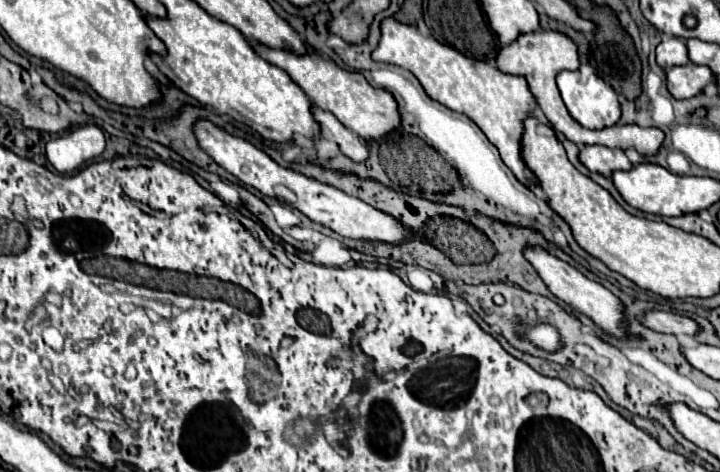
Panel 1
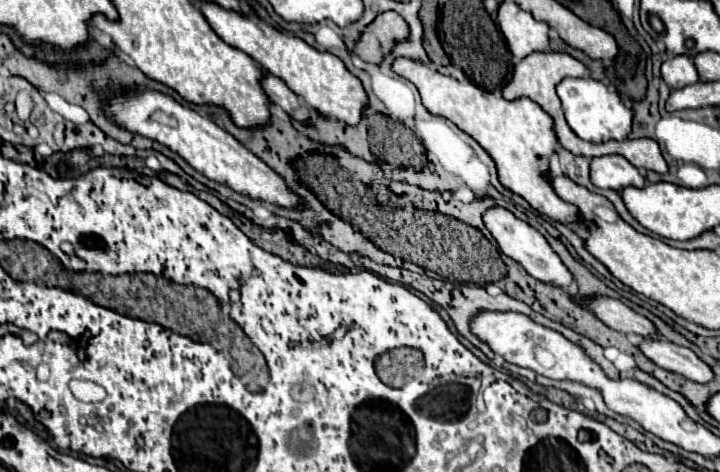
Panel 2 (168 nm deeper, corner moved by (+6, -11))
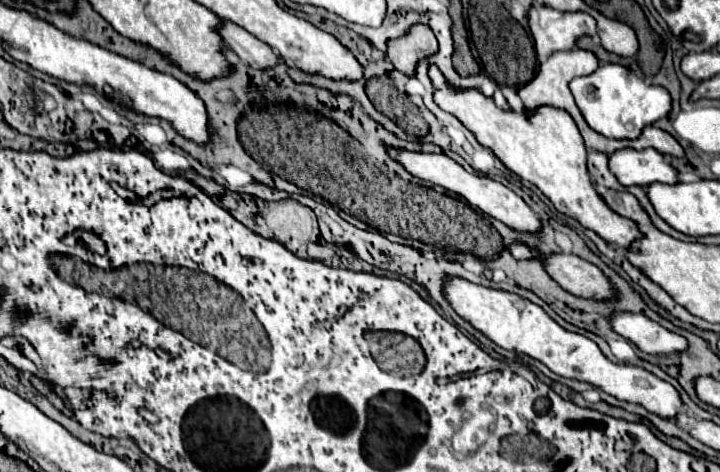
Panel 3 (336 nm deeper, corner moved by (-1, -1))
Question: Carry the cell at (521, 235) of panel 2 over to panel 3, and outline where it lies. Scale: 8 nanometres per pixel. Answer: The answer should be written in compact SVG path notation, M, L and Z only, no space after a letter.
M389 149L389 155L395 161L399 161L411 175L415 175L427 183L441 185L441 187L465 197L473 207L481 209L483 213L487 213L493 219L499 219L501 223L505 223L509 229L517 231L517 233L541 233L541 229L543 229L541 219L533 213L533 209L517 193L513 193L509 187L505 187L493 179L481 177L475 173L467 173L461 165L457 165L445 153L409 153L409 151Z

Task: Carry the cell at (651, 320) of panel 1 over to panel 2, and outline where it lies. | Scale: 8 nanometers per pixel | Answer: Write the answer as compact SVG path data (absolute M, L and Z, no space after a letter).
M570 295L574 303L580 307L586 307L590 313L594 313L602 323L606 323L610 329L620 333L636 333L642 337L658 339L656 327L636 311L632 311L628 305L624 305L620 299L604 297L604 295L592 295L592 297L578 297Z

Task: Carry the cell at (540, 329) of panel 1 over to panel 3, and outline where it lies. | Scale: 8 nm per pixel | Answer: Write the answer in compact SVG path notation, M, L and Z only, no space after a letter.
M447 279L445 295L449 297L449 303L457 311L459 317L469 321L475 329L479 329L485 337L489 337L493 343L497 343L503 349L525 353L543 365L547 365L553 373L577 381L587 381L605 393L617 397L619 401L629 401L645 407L647 411L659 415L661 419L675 421L677 411L683 407L683 401L677 393L677 389L655 377L643 367L635 365L621 365L609 361L595 341L591 341L585 335L565 331L559 323L555 323L539 305L531 303L529 299L523 299L519 295L481 287L475 283L469 283L465 279Z

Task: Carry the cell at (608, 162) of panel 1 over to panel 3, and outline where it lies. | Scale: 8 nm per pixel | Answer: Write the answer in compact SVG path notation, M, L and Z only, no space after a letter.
M619 149L609 155L609 169L623 187L649 183L677 183L677 171L655 149Z

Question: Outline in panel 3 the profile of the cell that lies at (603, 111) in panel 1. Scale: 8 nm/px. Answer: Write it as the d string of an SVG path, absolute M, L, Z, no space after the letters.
M601 63L591 75L575 77L569 87L587 125L609 139L635 139L645 125L655 123L671 111L667 89L647 85L633 71L615 63Z

